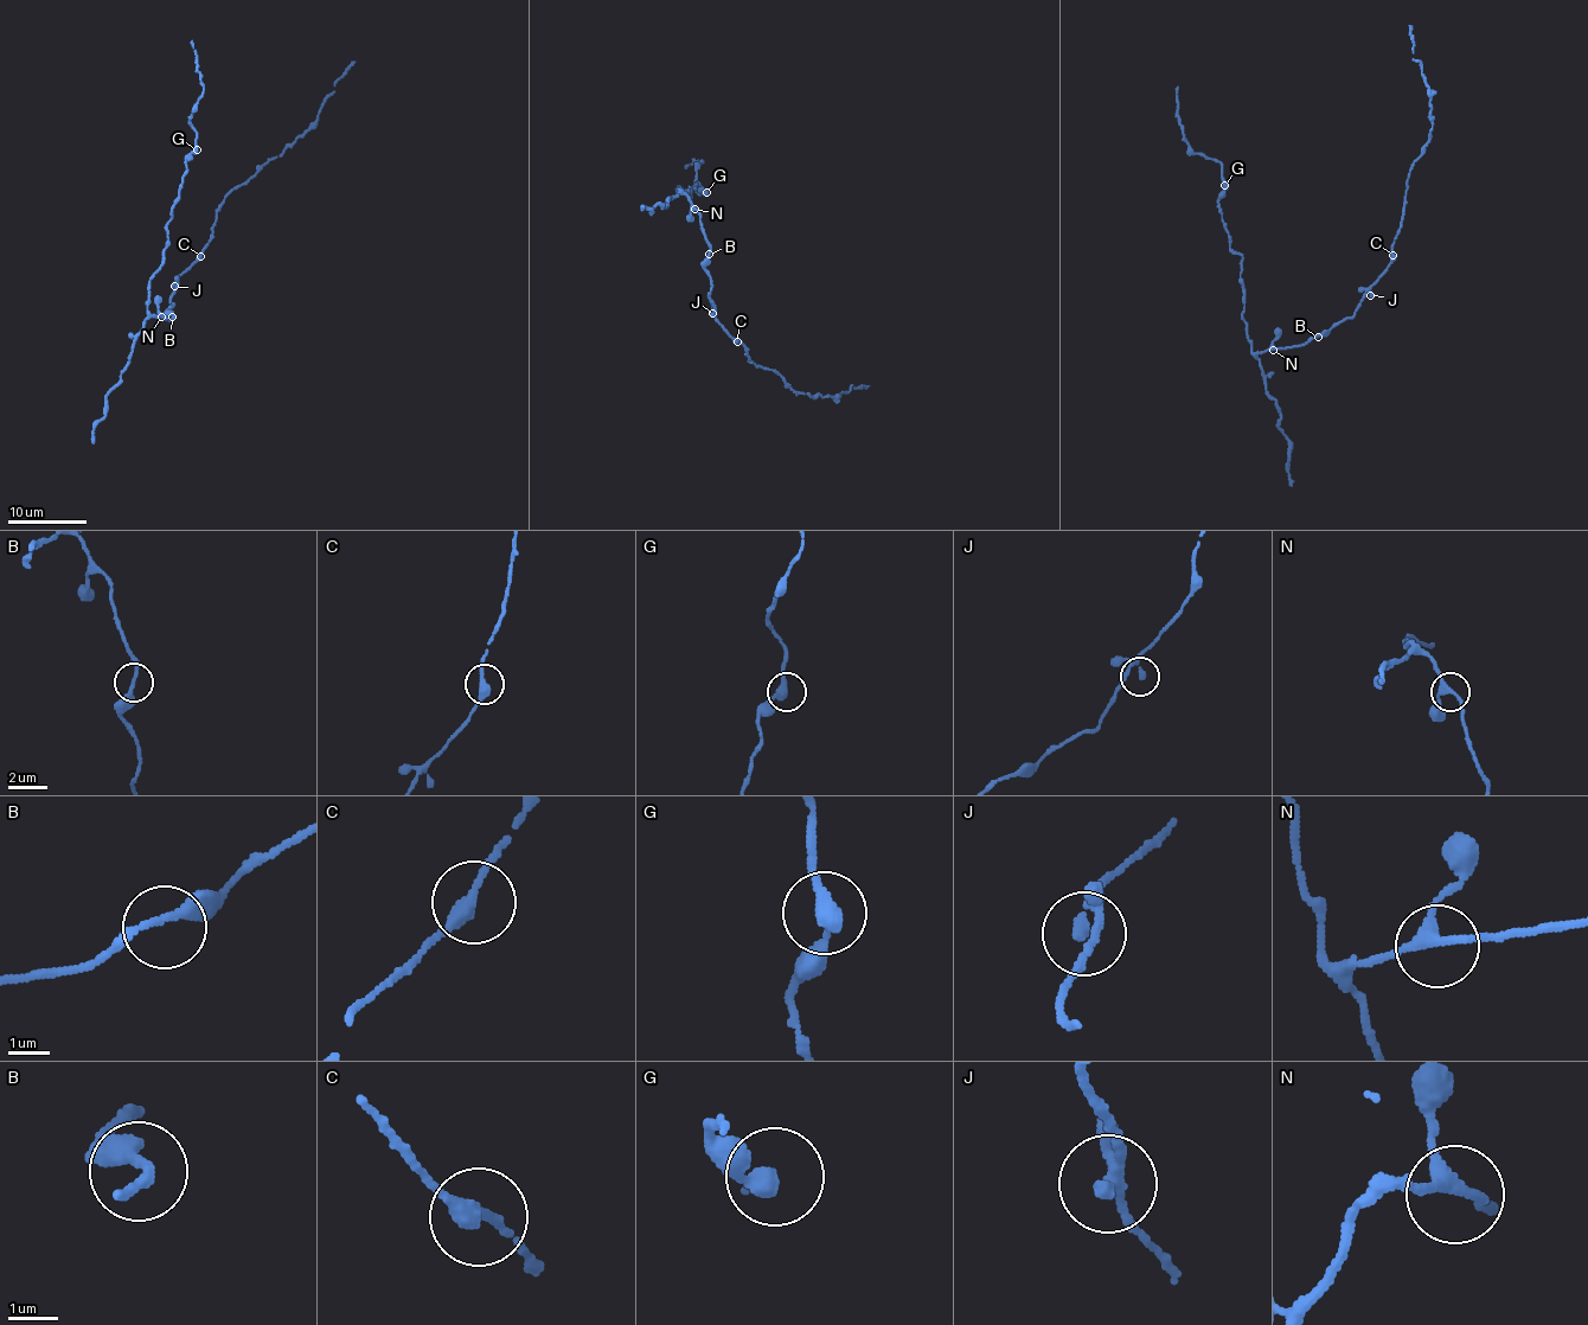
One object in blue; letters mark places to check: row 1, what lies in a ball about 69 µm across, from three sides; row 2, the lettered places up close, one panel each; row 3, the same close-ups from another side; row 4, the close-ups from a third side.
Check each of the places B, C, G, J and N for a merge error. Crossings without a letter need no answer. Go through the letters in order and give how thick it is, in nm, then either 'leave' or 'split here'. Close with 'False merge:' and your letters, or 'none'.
B: 200 nm thick; leave
C: 320 nm thick; leave
G: 320 nm thick; leave
J: 160 nm thick; leave
N: 240 nm thick; leave
False merge: none

